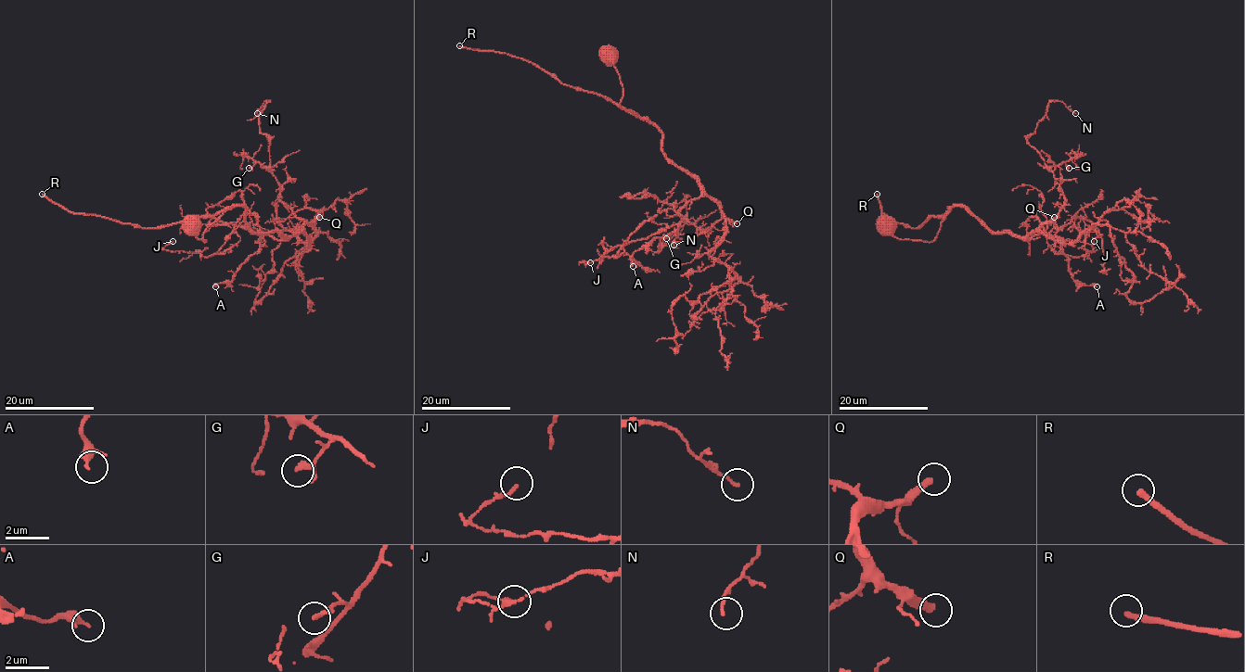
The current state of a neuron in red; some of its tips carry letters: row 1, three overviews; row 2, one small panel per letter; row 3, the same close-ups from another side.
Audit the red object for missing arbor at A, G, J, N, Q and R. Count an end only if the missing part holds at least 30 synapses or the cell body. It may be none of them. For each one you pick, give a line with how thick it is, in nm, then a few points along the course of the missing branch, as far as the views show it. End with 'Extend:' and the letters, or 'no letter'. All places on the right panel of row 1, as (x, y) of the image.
Q: 320 nm | (1054, 217), (1110, 176), (1121, 159), (1129, 156), (1133, 135), (1155, 129), (1173, 112)
R: 280 nm
Extend: Q, R

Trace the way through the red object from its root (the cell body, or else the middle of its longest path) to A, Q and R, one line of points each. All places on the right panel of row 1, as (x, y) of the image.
A: (888, 226), (899, 238), (931, 242), (942, 220), (963, 206), (993, 232), (1056, 235), (1071, 276), (1097, 286)
Q: (888, 226), (899, 238), (931, 242), (955, 206), (969, 209), (993, 232), (1020, 236), (1031, 235), (1054, 217)
R: (888, 226), (899, 238), (931, 242), (945, 214), (931, 216), (921, 226), (912, 228), (883, 214), (877, 194)

